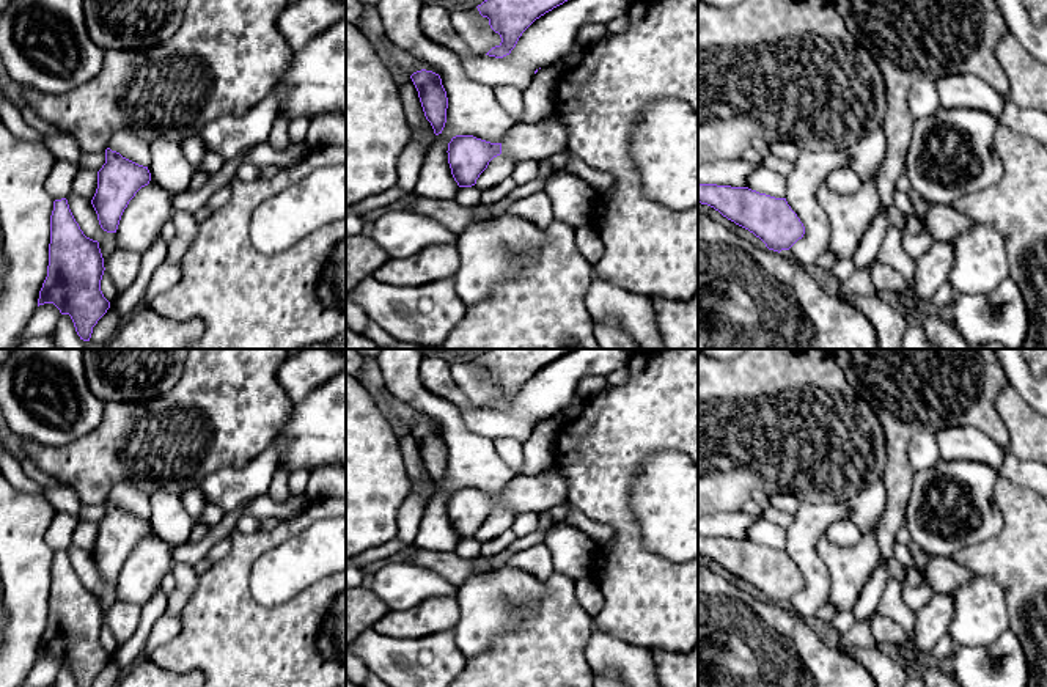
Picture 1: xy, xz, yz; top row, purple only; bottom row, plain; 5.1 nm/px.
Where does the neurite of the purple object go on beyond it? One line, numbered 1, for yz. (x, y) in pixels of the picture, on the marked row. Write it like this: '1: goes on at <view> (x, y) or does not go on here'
1: does not go on here

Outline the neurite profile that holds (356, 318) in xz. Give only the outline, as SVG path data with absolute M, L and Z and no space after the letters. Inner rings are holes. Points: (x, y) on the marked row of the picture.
M346 302L346 327L349 327L352 332L363 333L366 325L369 322L369 318L355 303L347 303Z

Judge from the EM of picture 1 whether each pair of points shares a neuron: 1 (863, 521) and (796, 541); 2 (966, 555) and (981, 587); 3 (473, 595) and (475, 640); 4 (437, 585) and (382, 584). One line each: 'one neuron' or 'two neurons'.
1: two neurons
2: two neurons
3: one neuron
4: one neuron

